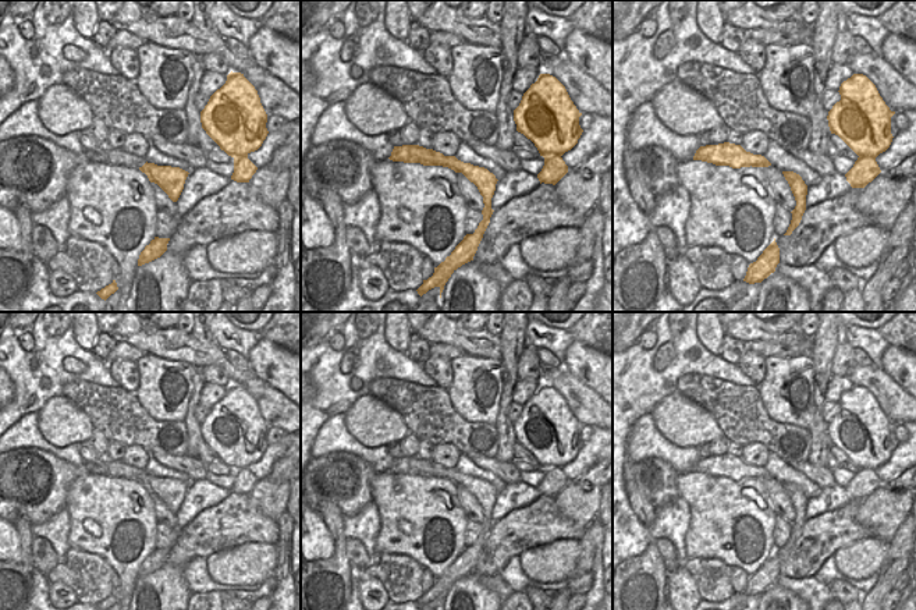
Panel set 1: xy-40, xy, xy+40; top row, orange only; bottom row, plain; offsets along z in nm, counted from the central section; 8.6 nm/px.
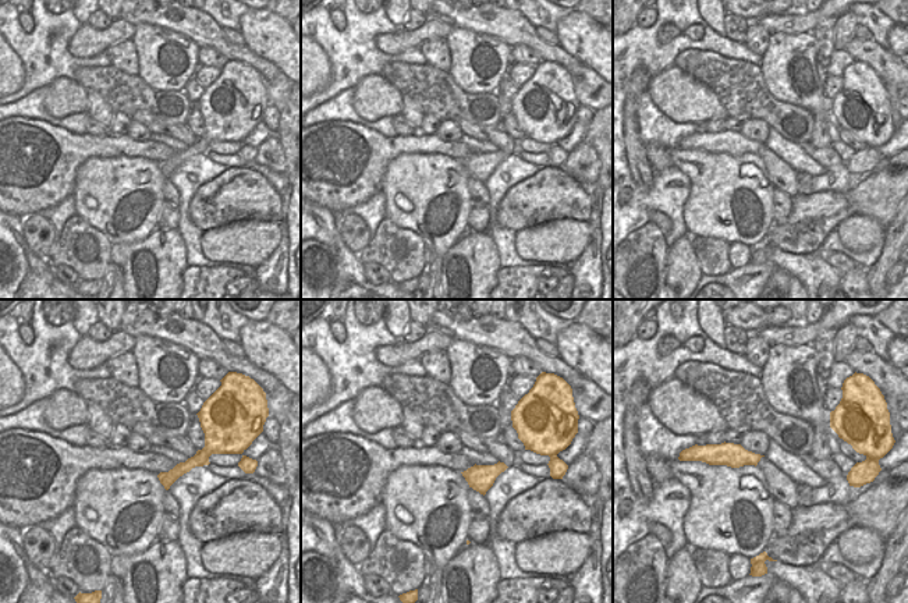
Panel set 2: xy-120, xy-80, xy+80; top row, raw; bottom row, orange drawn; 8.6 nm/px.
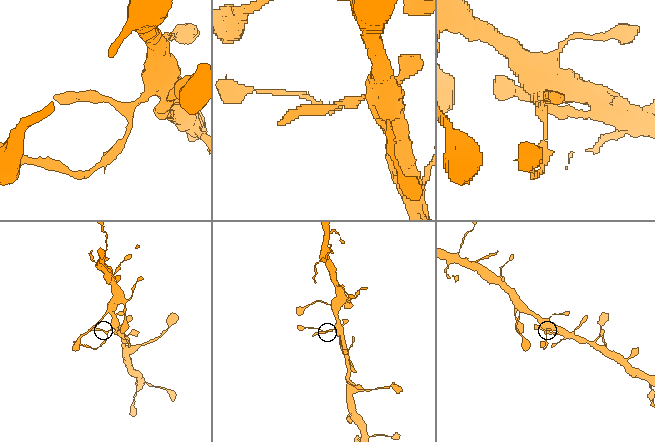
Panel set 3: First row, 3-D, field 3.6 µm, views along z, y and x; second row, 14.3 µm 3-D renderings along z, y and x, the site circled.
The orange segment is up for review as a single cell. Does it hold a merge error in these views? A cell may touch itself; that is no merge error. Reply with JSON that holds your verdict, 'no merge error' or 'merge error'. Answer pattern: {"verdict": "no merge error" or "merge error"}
{"verdict": "no merge error"}

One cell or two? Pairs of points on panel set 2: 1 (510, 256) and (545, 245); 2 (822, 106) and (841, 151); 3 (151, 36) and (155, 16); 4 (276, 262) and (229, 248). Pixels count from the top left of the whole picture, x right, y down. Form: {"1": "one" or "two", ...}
{"1": "two", "2": "two", "3": "two", "4": "two"}

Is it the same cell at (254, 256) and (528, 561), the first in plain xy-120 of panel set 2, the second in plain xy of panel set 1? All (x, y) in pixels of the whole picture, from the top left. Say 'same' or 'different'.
same

